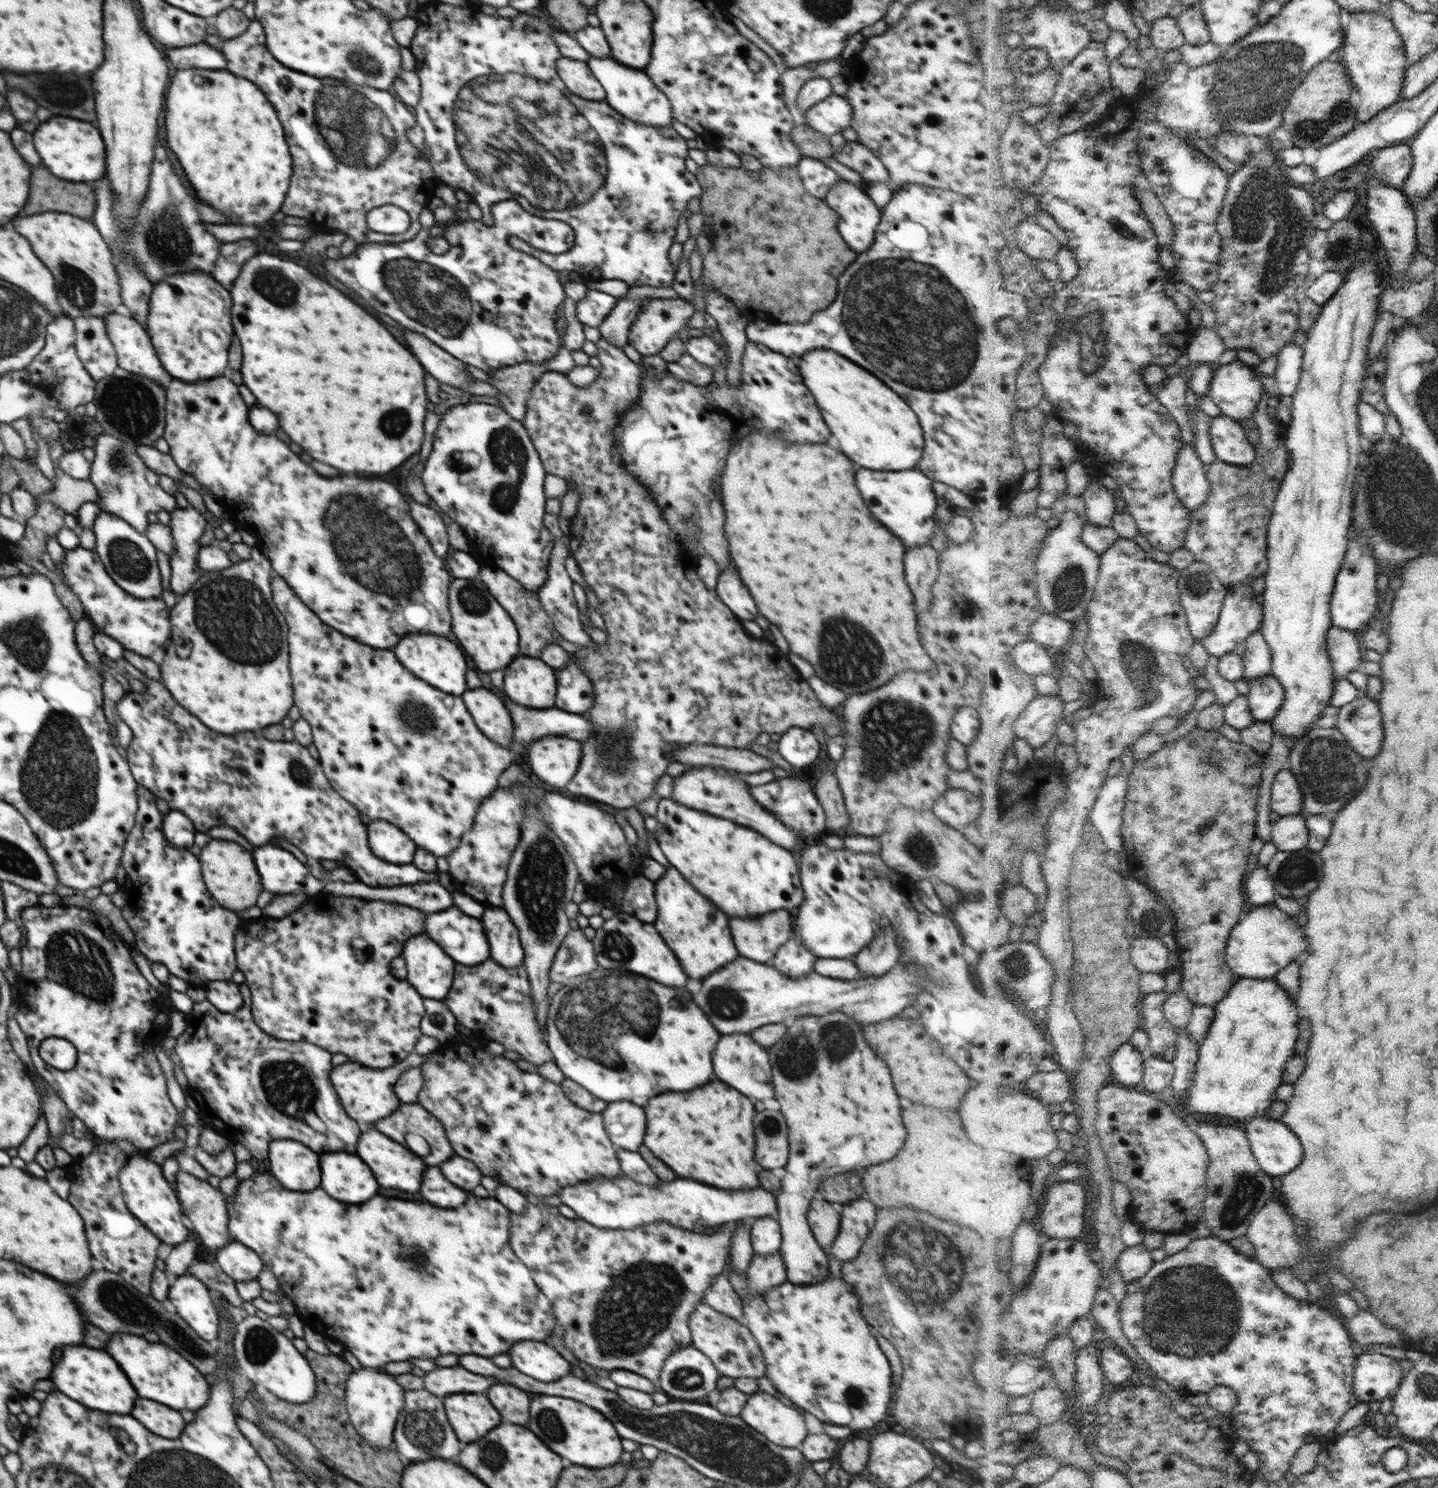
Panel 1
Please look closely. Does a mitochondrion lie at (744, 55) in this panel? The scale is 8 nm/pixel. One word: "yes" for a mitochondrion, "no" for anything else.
yes

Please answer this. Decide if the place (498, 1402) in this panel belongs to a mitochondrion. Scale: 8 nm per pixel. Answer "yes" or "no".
no

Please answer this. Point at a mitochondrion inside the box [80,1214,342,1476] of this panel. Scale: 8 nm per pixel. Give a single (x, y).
(116, 1301)

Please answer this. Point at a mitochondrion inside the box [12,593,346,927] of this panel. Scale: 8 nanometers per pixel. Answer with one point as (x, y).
(58, 779)

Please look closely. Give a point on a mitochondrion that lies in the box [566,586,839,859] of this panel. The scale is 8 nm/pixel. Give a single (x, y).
(620, 747)

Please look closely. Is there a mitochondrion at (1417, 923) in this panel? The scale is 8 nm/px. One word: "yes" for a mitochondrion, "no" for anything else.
no

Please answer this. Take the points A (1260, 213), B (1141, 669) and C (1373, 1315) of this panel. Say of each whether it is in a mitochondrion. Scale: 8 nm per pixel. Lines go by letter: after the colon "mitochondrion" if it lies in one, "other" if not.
A: mitochondrion
B: mitochondrion
C: other

